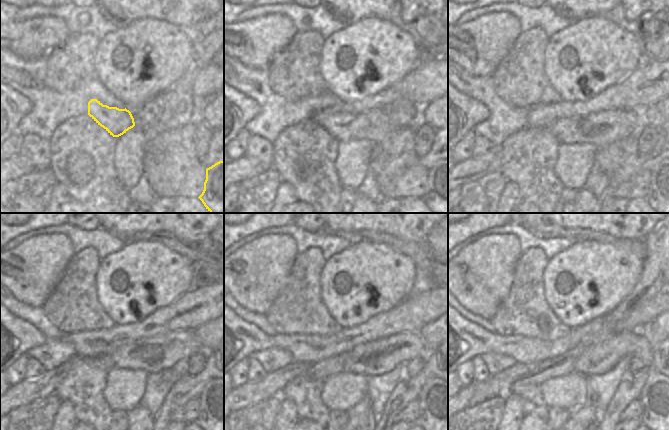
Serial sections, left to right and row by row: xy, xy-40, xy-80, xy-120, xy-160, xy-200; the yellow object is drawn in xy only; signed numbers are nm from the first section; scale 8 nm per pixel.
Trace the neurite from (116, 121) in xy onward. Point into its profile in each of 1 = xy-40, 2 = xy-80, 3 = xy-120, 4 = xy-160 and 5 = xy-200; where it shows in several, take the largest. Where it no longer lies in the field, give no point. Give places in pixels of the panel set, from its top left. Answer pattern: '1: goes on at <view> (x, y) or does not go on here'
1: goes on at xy-40 (373, 125)
2: goes on at xy-80 (602, 128)
3: goes on at xy-120 (155, 354)
4: goes on at xy-160 (378, 357)
5: goes on at xy-200 (600, 358)

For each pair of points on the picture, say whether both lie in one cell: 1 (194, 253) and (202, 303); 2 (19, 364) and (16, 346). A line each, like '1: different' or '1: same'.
1: different
2: different

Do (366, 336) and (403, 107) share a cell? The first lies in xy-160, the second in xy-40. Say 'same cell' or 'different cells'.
different cells

